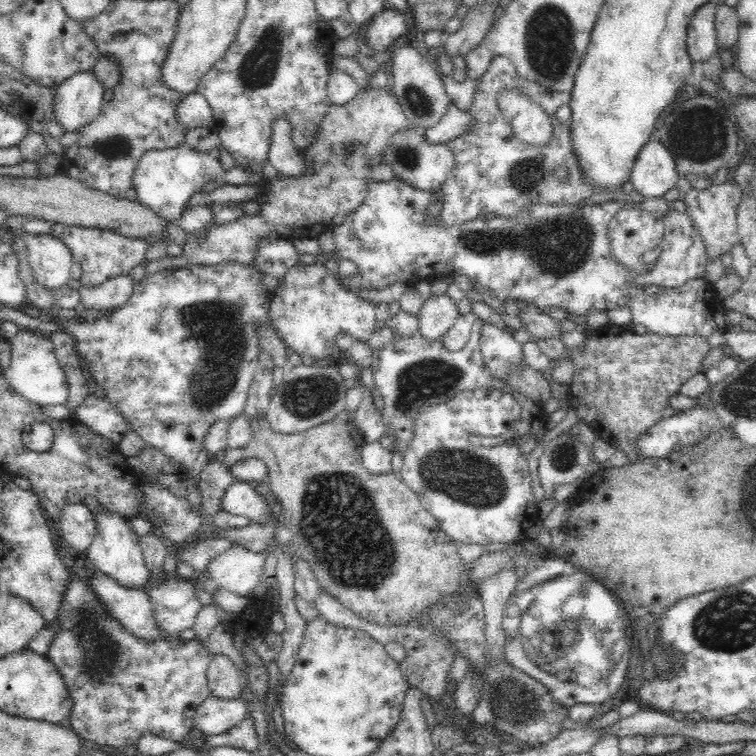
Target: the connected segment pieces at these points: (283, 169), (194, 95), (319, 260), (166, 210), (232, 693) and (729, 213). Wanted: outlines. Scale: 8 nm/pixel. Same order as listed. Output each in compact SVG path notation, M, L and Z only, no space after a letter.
M278 118L272 122L279 131L272 139L272 145L268 152L268 161L279 174L296 178L304 171L304 160L302 154L292 145L292 139L286 129L289 123L284 118Z
M197 91L192 92L182 98L178 108L176 108L178 121L186 125L188 130L198 127L209 127L213 124L212 107L210 103Z
M323 253L316 255L312 264L298 262L298 264L288 268L288 272L276 283L274 296L269 302L268 312L268 316L272 318L272 329L282 337L284 344L298 354L309 354L325 363L332 354L336 335L339 335L340 332L354 335L358 341L368 341L372 334L379 329L378 324L376 324L376 304L361 299L357 294L360 290L350 291L350 289L342 287L336 275L328 272L328 268L324 267L324 263L330 258L332 255Z
M182 144L177 148L150 150L140 158L132 175L132 186L136 190L140 204L150 207L163 219L178 222L186 212L186 202L204 188L204 184L213 182L217 186L262 183L260 172L249 172L234 165L229 170L222 169L219 160L206 152L192 149Z
M215 654L207 670L207 685L211 695L224 700L241 698L243 683L234 663L226 655Z
M725 181L723 184L712 184L703 190L690 187L685 193L681 193L681 198L686 205L686 214L699 230L708 259L712 260L712 258L730 253L731 248L741 242L737 231L736 208L743 197L742 187L730 181Z

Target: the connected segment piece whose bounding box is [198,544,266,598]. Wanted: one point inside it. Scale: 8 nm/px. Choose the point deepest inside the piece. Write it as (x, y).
(238, 570)

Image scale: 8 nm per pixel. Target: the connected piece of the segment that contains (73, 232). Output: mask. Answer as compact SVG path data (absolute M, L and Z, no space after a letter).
M54 224L49 234L68 247L73 262L80 262L83 270L80 281L82 286L87 288L100 286L100 283L115 276L128 275L132 268L146 261L145 252L149 245L147 239L126 238L110 228Z

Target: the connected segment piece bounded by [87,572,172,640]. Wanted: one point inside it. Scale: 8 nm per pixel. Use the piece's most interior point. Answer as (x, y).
(132, 608)

